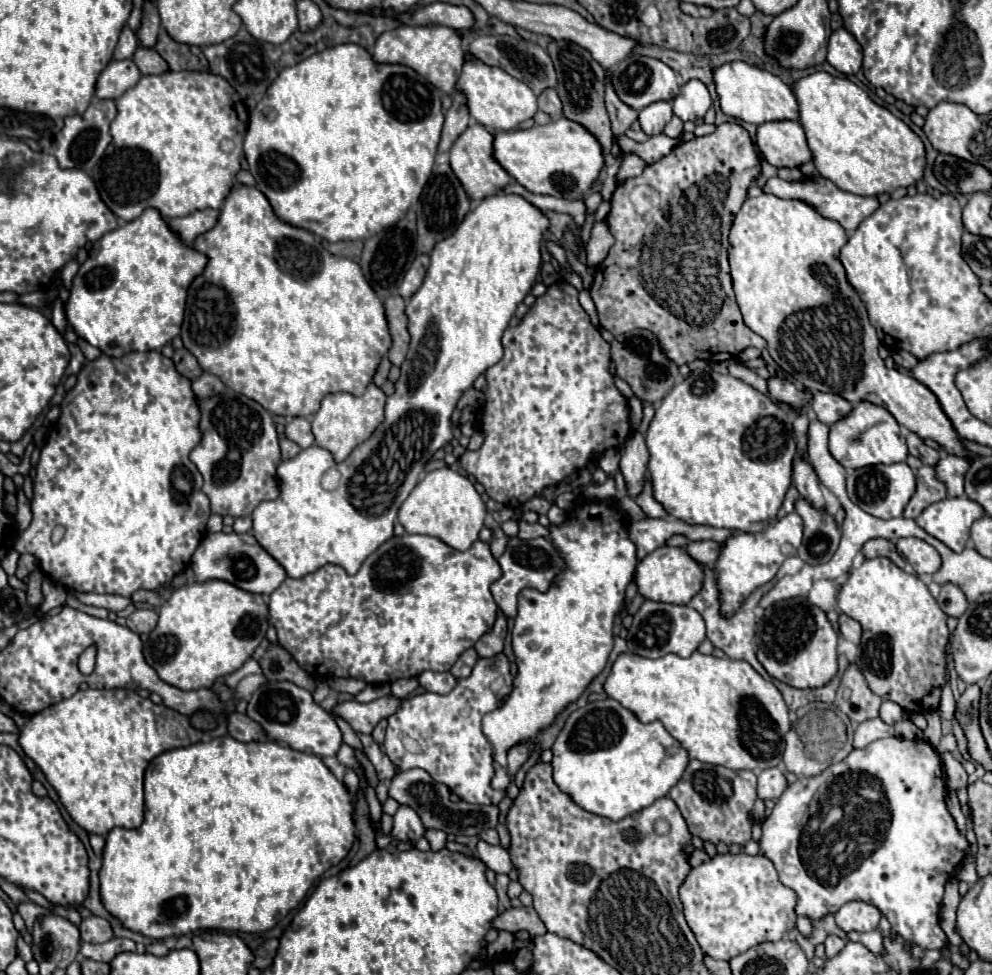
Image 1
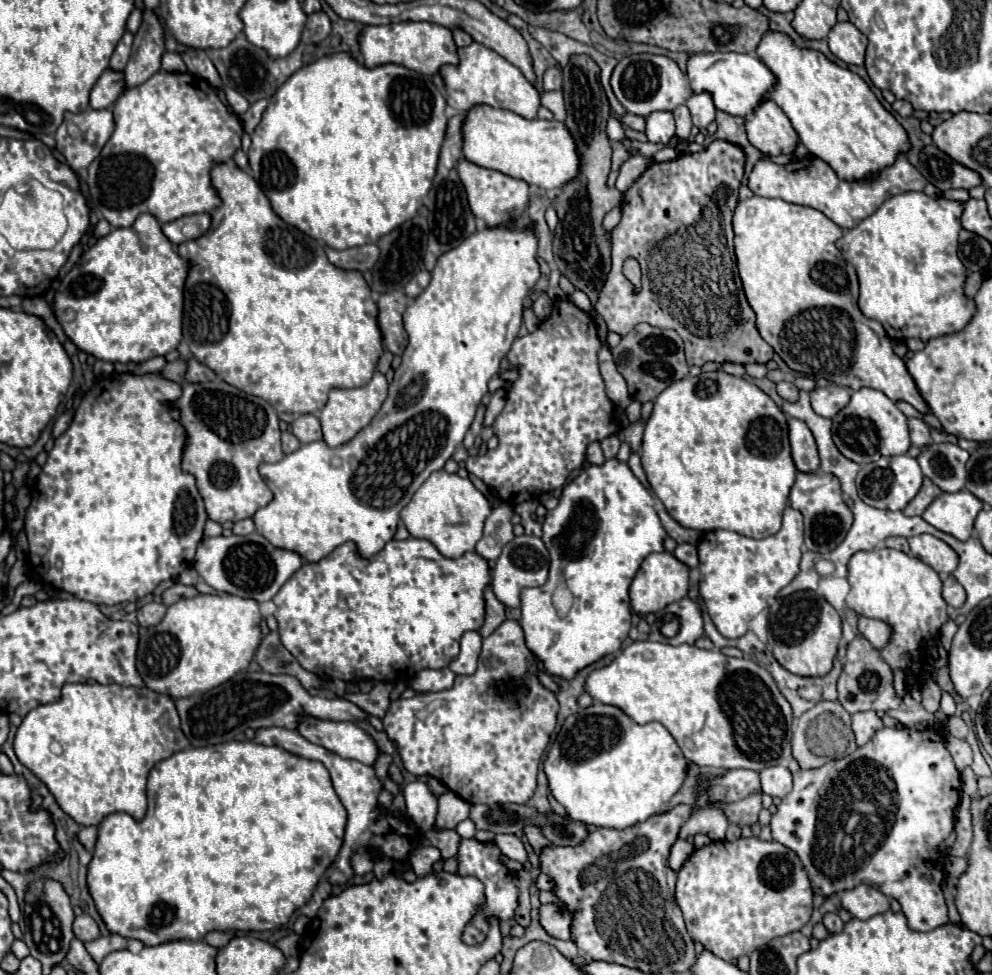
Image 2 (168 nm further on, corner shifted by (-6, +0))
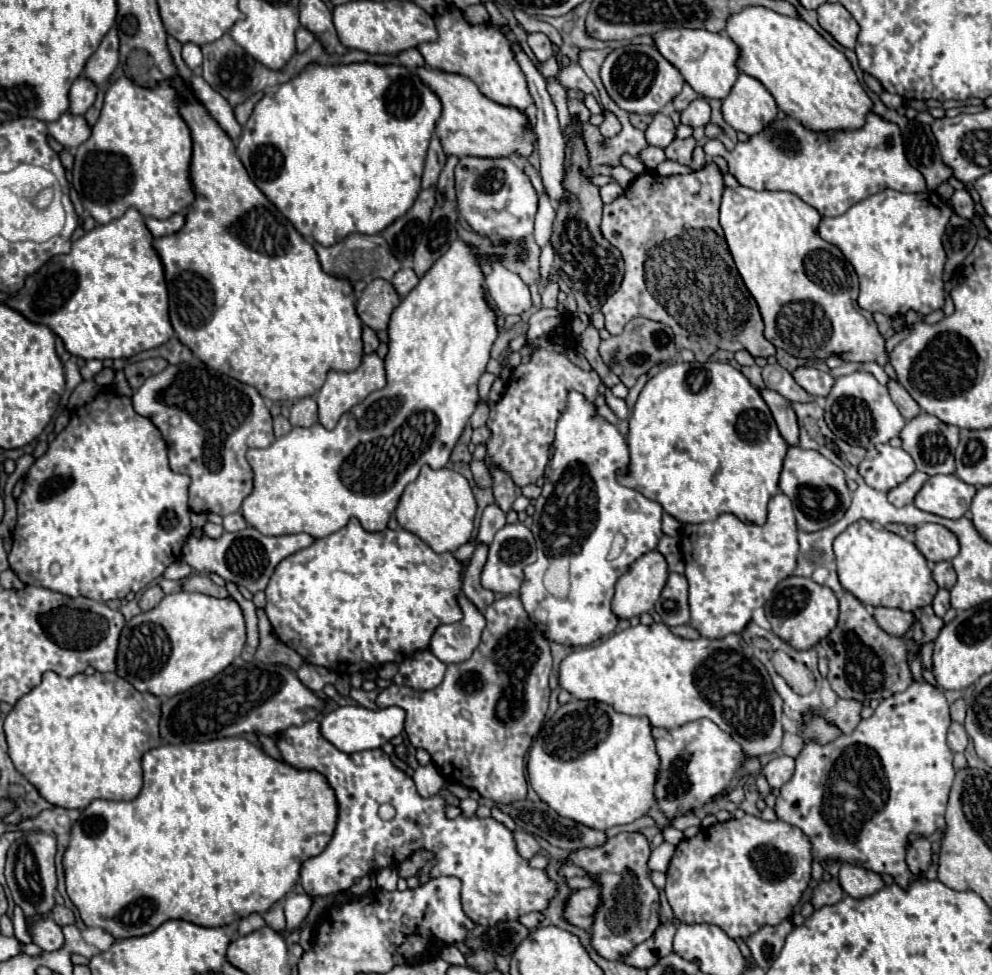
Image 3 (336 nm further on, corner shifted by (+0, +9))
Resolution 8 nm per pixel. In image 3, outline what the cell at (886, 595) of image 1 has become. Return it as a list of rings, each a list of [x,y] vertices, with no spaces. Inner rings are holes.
[[[856,521],[834,539],[834,559],[842,587],[864,605],[886,605],[912,611],[930,605],[938,591],[932,571],[918,547],[896,533],[878,529],[870,521]]]

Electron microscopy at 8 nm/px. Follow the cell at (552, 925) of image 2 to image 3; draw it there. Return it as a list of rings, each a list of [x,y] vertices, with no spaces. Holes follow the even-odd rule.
[[[592,887],[592,889],[578,889],[568,899],[564,917],[570,923],[574,923],[574,925],[578,925],[582,929],[592,929],[594,913],[598,911],[600,905],[602,905],[600,889],[596,889],[596,887]]]

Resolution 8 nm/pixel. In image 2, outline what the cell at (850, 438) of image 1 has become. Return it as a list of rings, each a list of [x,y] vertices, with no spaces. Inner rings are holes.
[[[860,388],[858,392],[852,392],[848,406],[842,408],[832,420],[832,434],[836,448],[856,464],[874,462],[880,456],[906,454],[910,448],[908,418],[886,394],[874,388]]]

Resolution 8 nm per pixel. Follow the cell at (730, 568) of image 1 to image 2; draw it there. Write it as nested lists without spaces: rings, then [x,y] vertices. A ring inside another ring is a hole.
[[[794,508],[784,510],[784,520],[782,528],[768,536],[768,538],[746,538],[738,532],[732,530],[714,530],[706,532],[704,538],[698,544],[698,554],[700,554],[700,594],[704,598],[704,604],[708,608],[708,614],[712,622],[716,624],[718,632],[726,638],[738,638],[744,636],[748,630],[750,618],[760,614],[766,608],[766,600],[774,598],[796,574],[798,574],[798,564],[802,556],[802,542],[804,542],[804,524],[802,524],[802,514]]]

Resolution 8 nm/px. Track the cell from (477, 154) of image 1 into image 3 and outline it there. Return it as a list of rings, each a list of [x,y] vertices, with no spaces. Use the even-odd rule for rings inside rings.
[[[462,157],[454,171],[458,213],[468,221],[472,231],[498,241],[502,245],[518,243],[522,251],[518,261],[528,259],[524,243],[534,233],[534,217],[538,211],[538,195],[526,177],[526,173],[508,157],[484,159],[484,157]]]

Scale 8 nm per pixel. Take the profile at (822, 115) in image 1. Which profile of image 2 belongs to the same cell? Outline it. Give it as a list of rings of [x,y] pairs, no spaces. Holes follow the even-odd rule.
[[[766,32],[756,48],[756,54],[778,78],[778,84],[772,92],[772,100],[786,112],[794,130],[800,136],[800,142],[808,148],[812,156],[828,162],[828,166],[832,166],[832,170],[836,170],[840,178],[850,180],[850,182],[874,178],[880,170],[892,166],[892,162],[896,162],[900,154],[908,154],[910,150],[908,132],[880,104],[880,100],[870,90],[870,86],[858,74],[830,62],[820,52],[800,50],[798,46],[794,46],[794,42],[788,36],[780,32]]]

